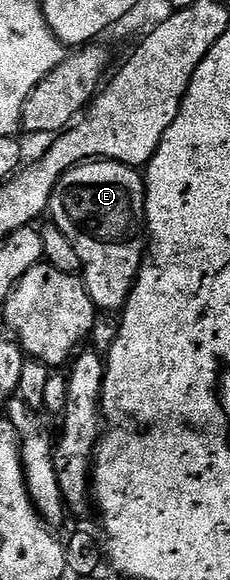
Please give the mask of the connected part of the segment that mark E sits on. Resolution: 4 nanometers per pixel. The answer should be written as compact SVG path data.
M89 160L76 164L55 184L51 191L49 216L53 224L73 242L73 250L77 250L77 258L81 265L81 279L86 287L89 298L96 309L111 314L122 309L127 303L131 287L135 285L135 277L139 275L141 267L141 252L134 248L127 239L135 228L135 220L142 221L145 213L143 201L145 199L145 180L139 176L130 164L118 164L116 160Z

